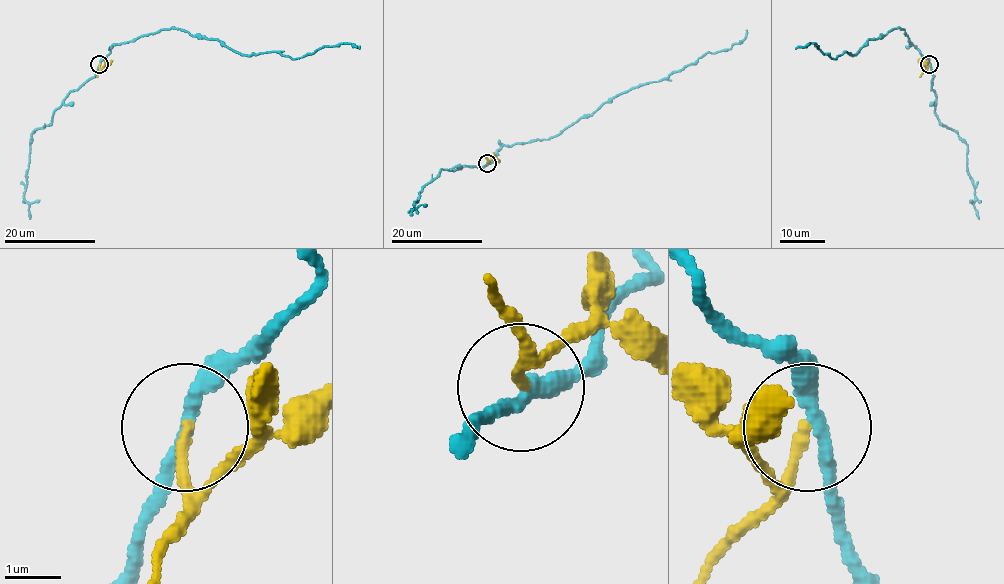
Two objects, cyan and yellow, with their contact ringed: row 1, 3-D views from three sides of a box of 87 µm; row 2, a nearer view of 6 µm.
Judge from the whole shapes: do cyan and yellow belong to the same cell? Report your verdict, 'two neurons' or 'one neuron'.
two neurons

